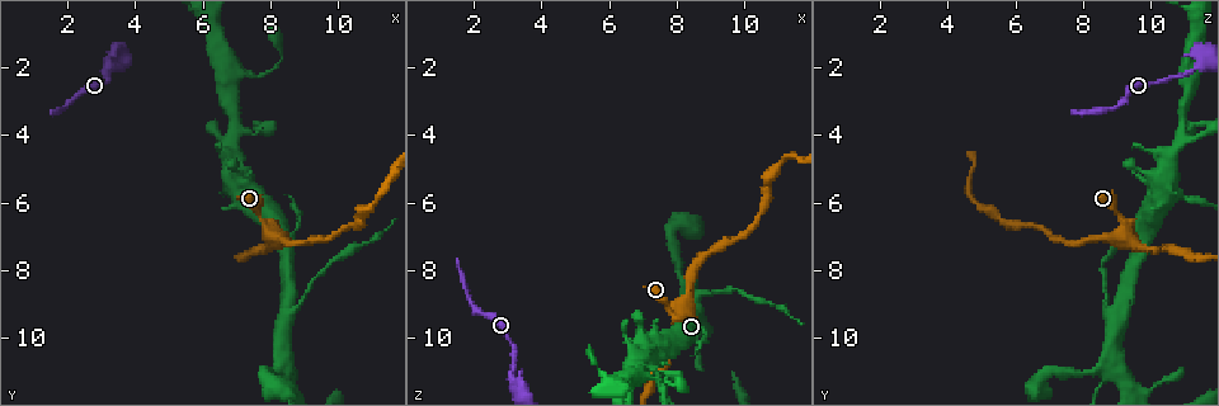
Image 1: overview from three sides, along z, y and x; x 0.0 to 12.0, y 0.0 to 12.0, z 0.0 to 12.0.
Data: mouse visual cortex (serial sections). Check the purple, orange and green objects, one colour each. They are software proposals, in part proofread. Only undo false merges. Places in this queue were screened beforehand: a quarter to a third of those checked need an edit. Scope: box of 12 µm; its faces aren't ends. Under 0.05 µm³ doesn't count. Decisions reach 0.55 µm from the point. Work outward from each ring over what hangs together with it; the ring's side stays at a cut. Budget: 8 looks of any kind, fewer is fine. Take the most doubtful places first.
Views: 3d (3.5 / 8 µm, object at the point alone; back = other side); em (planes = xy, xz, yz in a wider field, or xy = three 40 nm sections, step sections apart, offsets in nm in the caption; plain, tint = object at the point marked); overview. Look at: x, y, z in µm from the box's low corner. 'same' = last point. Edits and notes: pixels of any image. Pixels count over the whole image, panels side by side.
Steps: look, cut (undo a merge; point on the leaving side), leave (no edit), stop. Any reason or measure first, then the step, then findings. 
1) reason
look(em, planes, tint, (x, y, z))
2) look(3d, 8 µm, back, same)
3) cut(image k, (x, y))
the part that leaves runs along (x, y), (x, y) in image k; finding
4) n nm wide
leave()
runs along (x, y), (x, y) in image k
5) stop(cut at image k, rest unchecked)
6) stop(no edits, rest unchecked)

a narrow waist
look(3d, 3.5 µm, (8.1, 6.9, 9.2))

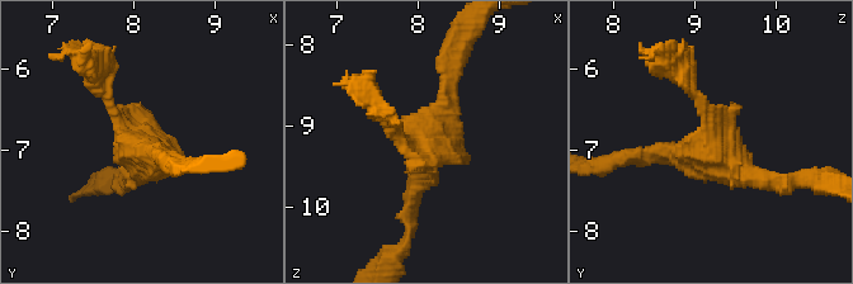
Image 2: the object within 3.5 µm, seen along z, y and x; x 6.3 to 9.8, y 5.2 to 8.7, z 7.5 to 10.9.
look(em, xy, step 3, tint, (8.05, 6.95, 9.20))

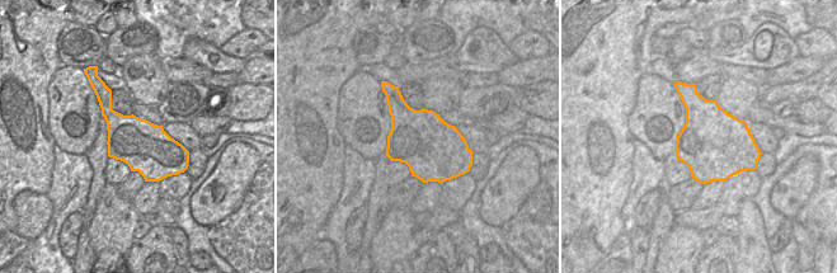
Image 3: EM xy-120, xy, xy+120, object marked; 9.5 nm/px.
leave()
continuous, no second cell

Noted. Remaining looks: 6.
side arm on a straight run
look(3d, 8 µm, (8.5, 9.3, 8.8))

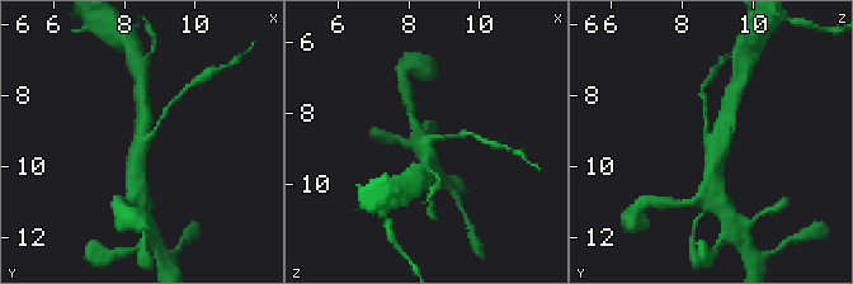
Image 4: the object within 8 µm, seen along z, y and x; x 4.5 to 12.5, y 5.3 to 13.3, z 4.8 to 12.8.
zoom in
look(3d, 3.5 µm, (8.6, 9.3, 8.8))

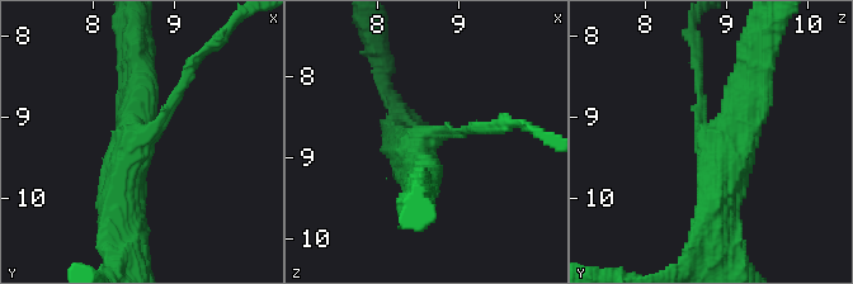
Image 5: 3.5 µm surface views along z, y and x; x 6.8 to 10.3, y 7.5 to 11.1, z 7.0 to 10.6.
now the EM
look(em, xy, step 2, tint, (8.55, 9.30, 8.80))

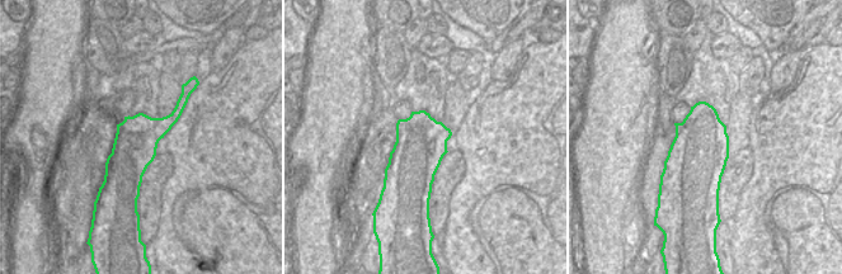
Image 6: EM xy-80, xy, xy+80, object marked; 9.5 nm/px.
480 nm wide
leave()
runs along (754, 66), (725, 145), (715, 230) in image 5; one cell here

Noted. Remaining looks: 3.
four or more arms meet
look(3d, 3.5 µm, (6.8, 4.0, 10.8))

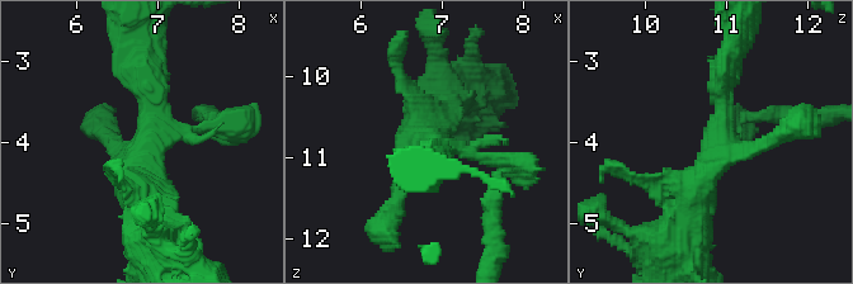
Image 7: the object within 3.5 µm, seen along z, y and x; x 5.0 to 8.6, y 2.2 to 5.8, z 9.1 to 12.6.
now the EM
look(em, planes, tint, (6.90, 3.95, 10.90))

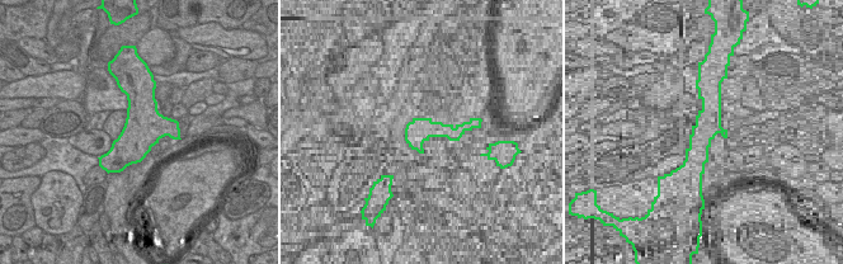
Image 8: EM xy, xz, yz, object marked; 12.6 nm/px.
500 nm wide
leave()
runs along (683, 216), (721, 123), (729, 56) in image 7; continuous, no second cell

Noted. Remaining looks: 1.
stop(no edits, rest unchecked)

